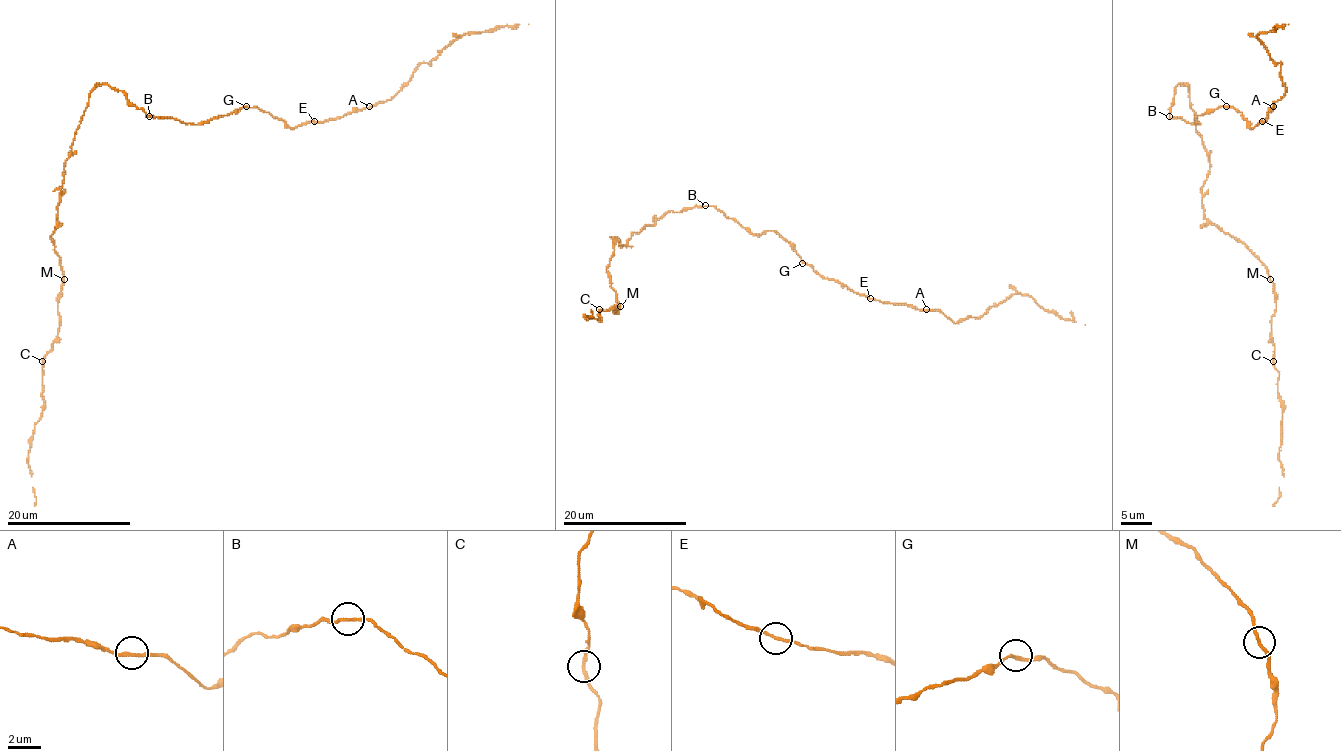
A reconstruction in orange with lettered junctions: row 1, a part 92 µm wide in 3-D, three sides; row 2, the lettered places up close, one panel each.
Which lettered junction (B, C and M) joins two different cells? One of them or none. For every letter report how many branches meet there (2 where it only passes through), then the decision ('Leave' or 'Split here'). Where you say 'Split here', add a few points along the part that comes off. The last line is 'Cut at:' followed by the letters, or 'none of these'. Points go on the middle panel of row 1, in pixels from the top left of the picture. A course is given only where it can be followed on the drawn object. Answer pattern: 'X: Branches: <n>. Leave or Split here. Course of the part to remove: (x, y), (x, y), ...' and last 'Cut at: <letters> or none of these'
B: Branches: 2. Leave
C: Branches: 2. Leave
M: Branches: 2. Leave
Cut at: none of these

